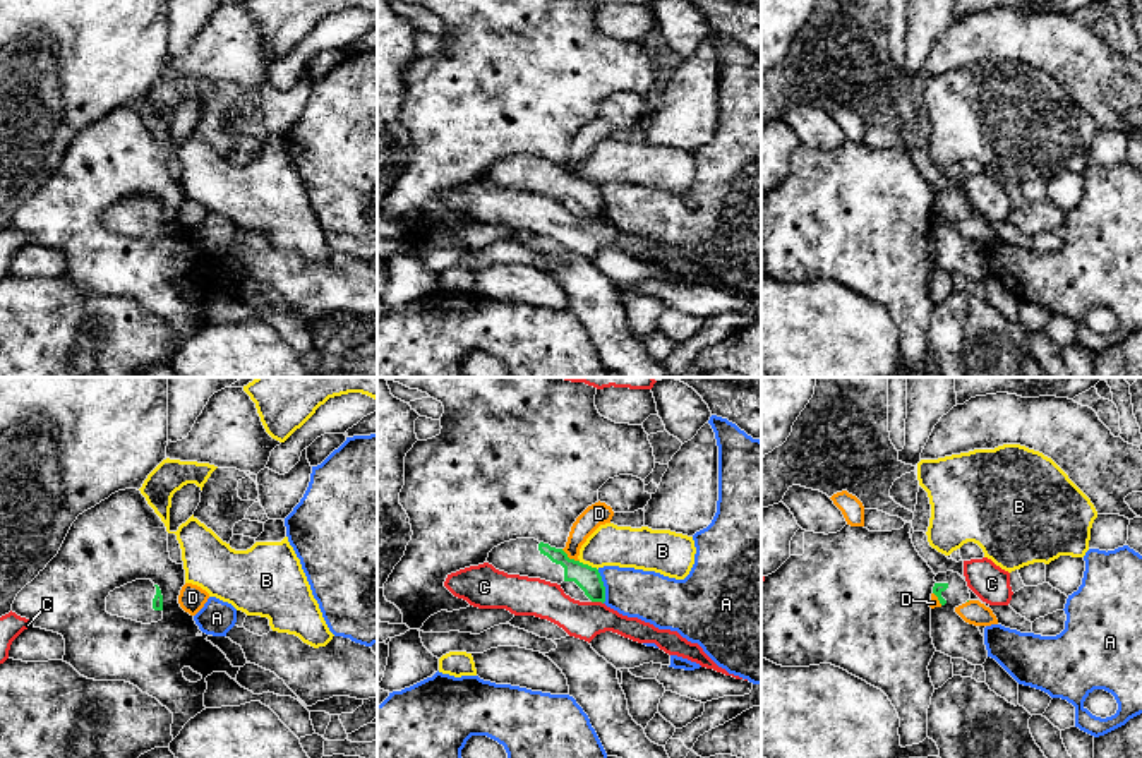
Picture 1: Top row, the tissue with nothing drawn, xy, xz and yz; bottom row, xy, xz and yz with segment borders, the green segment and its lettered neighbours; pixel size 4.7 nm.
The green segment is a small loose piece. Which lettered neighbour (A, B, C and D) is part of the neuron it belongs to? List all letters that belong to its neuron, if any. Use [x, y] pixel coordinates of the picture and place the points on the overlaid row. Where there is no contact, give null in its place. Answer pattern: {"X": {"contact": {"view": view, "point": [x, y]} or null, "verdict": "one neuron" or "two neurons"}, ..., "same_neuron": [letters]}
{"A": {"contact": {"view": "xz", "point": [604, 587]}, "verdict": "two neurons"}, "B": {"contact": {"view": "xz", "point": [589, 566]}, "verdict": "two neurons"}, "C": {"contact": {"view": "xz", "point": [597, 601]}, "verdict": "two neurons"}, "D": {"contact": {"view": "xz", "point": [568, 558]}, "verdict": "two neurons"}, "same_neuron": []}

